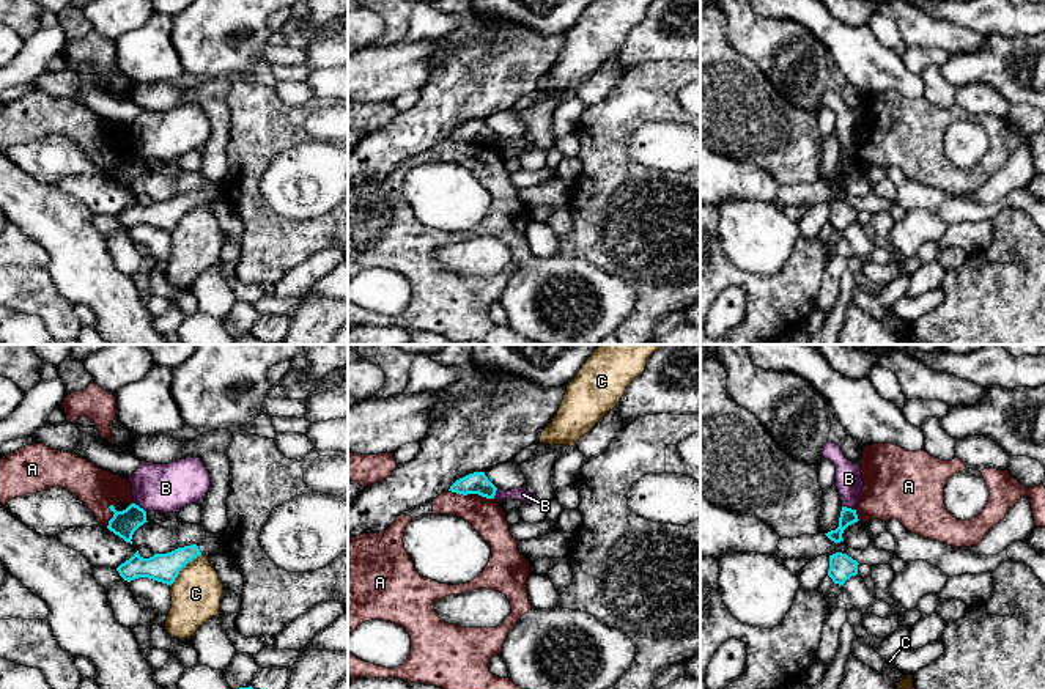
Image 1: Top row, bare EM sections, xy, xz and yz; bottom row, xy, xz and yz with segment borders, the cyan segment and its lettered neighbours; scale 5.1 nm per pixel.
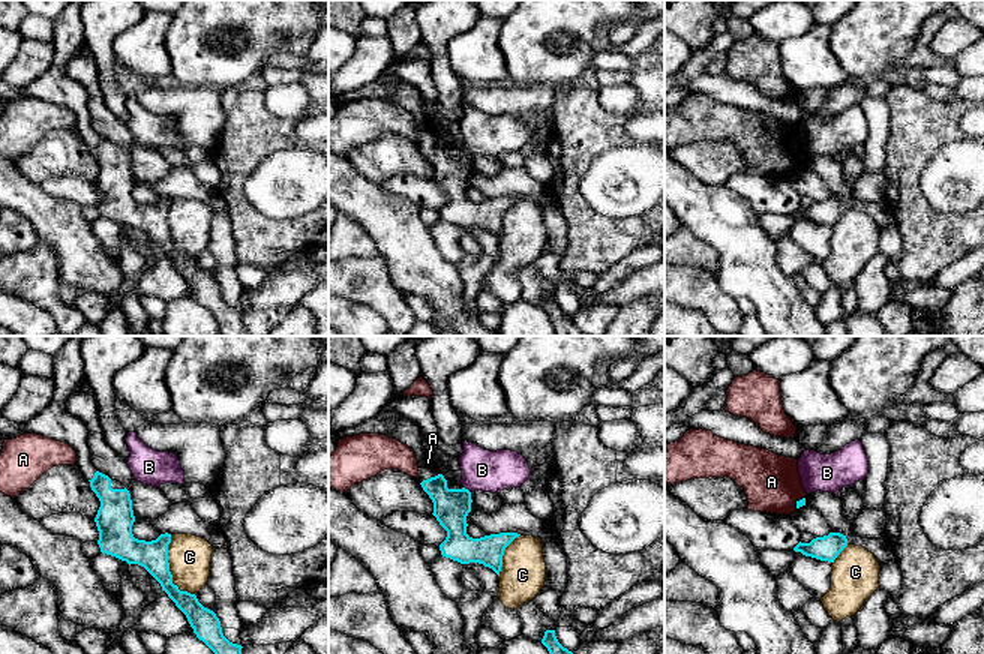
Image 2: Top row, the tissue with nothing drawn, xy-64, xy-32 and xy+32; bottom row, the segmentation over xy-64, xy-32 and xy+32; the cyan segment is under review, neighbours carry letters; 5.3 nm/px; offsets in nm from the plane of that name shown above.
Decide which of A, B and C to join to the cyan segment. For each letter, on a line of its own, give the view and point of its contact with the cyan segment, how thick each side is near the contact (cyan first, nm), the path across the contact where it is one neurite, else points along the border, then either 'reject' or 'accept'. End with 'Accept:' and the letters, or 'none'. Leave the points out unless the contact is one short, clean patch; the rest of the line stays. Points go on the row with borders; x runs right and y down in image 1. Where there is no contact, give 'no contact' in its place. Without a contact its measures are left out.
A: xy (114, 516) | 130/200 nm | reject
B: yz (849, 508) | 90/140 nm | along yz (842, 505), (855, 510) | reject
C: xy (183, 567) | 150/260 nm | reject
Accept: none

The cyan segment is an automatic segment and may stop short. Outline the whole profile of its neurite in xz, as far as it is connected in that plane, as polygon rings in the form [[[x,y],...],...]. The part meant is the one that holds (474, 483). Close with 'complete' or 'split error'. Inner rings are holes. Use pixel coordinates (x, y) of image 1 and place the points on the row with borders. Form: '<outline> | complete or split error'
[[[474,472],[456,480],[449,491],[463,496],[478,494],[486,499],[494,499],[497,488],[488,480],[485,472]]] | complete

